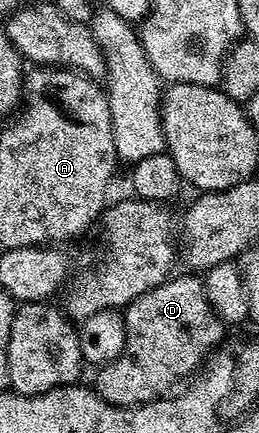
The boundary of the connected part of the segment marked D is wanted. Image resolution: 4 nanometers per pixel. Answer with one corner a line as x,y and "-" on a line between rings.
183,272
183,275
178,278
178,276
172,276
167,279
167,281
162,282
157,288
153,288
149,292
145,292
141,296
137,296
137,300
133,300
128,304
123,310
123,319
125,320
125,348
121,352
121,356
117,356
117,360
113,360
109,364
98,367
97,373
99,374
95,378
95,383
93,383
93,389
95,393
100,394
100,396
106,400
109,404
114,406
126,406
128,408
134,408
136,406
143,406
146,402
153,402
156,398
164,397
168,393
167,390
171,385
174,384
178,378
190,379
192,375
196,373
206,363
209,355
224,341
223,330
225,330
225,324
220,320
219,317
213,312
213,308
209,304
207,299
207,293
203,287
202,277
196,276
191,272

